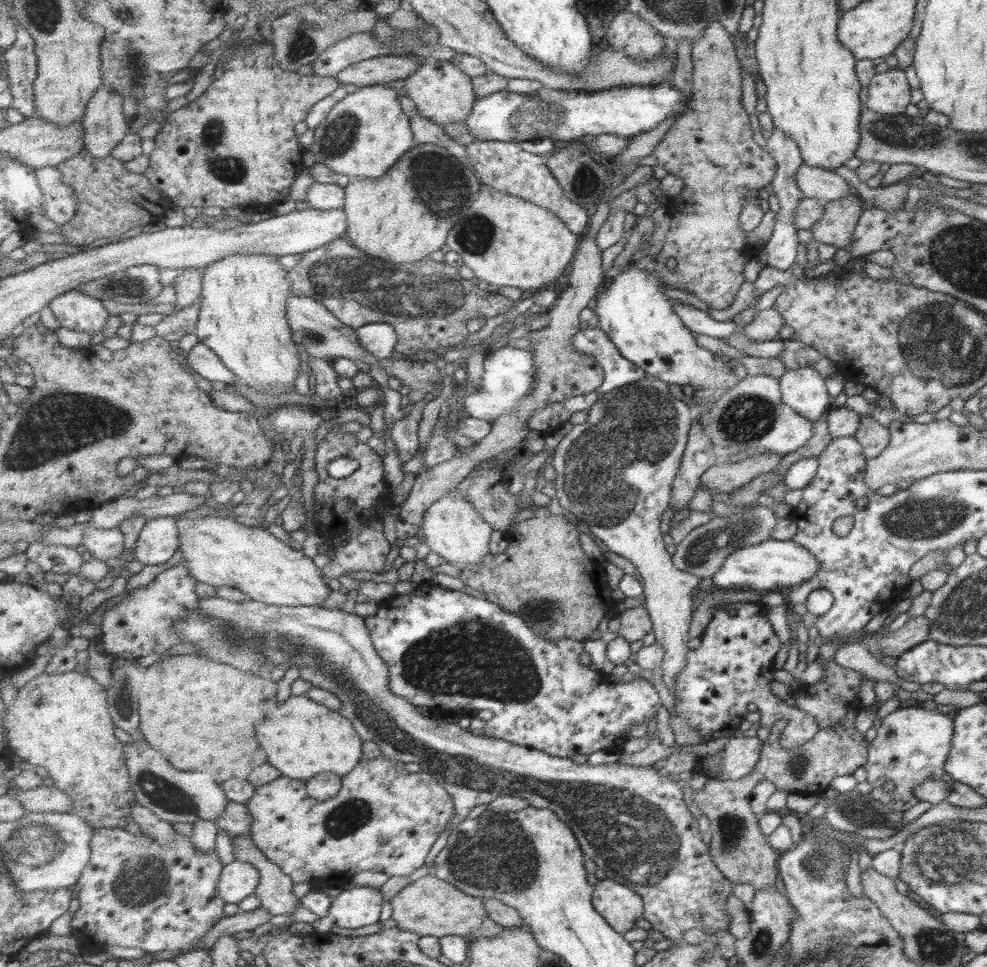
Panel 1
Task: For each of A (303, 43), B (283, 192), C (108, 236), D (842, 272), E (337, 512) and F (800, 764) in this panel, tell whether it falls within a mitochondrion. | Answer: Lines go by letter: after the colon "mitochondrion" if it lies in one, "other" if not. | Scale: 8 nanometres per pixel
A: mitochondrion
B: other
C: other
D: other
E: mitochondrion
F: mitochondrion

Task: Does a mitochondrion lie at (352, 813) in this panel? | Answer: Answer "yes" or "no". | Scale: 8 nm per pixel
yes

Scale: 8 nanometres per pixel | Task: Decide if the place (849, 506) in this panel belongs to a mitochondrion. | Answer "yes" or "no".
no

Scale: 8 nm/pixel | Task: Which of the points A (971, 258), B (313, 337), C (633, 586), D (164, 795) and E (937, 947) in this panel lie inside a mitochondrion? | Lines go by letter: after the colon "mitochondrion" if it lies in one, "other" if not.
A: mitochondrion
B: mitochondrion
C: other
D: mitochondrion
E: mitochondrion

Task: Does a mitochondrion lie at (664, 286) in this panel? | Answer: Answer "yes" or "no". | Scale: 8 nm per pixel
no

